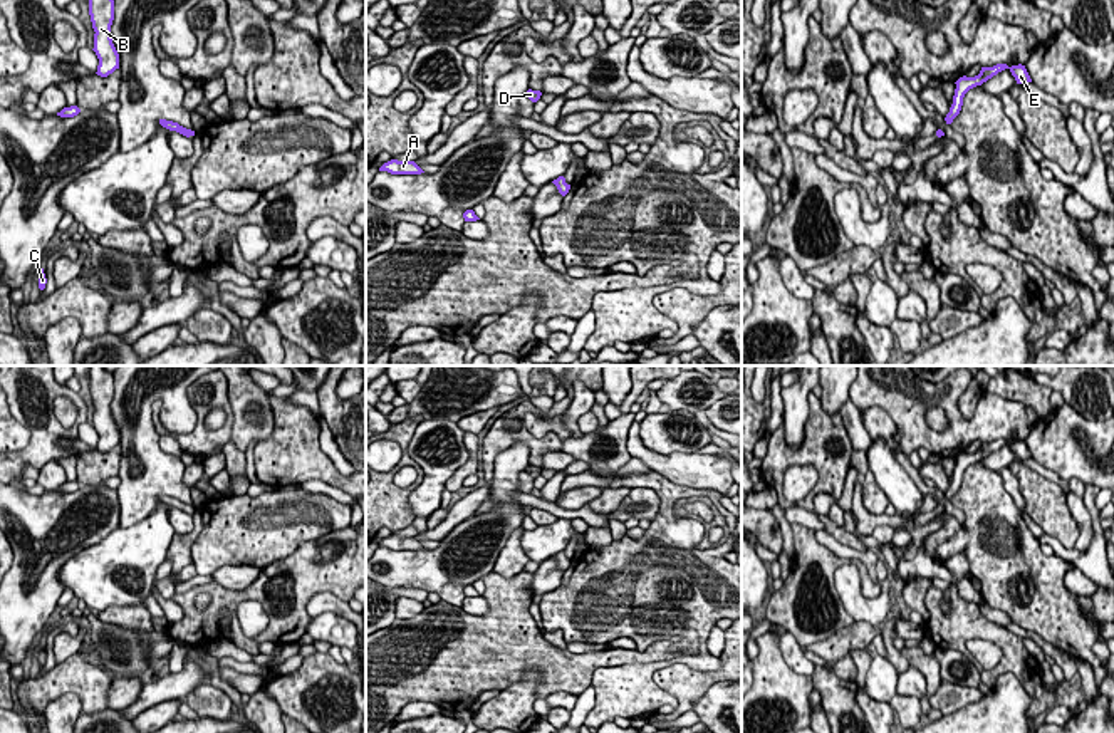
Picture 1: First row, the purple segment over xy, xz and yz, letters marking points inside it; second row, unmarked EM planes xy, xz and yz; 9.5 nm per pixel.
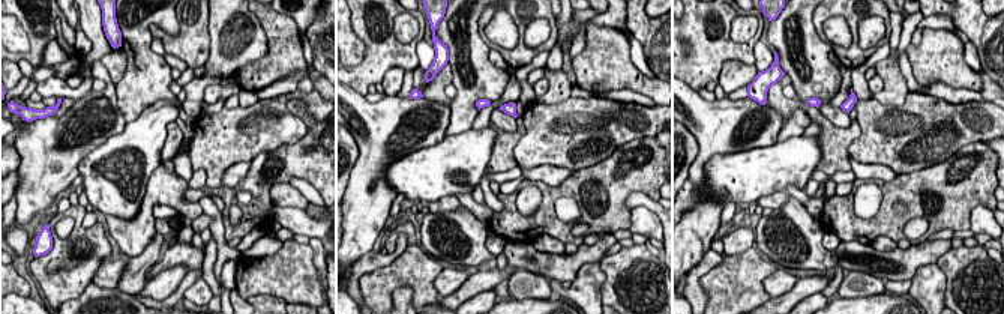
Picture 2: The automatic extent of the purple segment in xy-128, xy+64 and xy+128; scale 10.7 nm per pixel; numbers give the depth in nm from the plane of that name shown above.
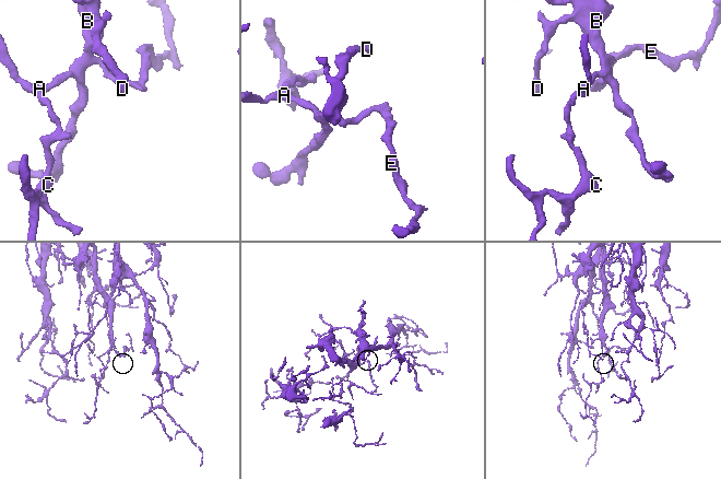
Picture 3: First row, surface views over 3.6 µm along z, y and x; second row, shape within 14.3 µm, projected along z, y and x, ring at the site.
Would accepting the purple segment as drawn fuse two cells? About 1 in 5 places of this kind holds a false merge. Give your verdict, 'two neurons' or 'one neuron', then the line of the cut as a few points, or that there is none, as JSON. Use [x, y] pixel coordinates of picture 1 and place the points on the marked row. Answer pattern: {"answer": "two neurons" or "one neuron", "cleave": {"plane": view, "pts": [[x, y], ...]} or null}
{"answer": "one neuron", "cleave": null}

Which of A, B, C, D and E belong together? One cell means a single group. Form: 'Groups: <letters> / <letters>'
Groups: A B C D E

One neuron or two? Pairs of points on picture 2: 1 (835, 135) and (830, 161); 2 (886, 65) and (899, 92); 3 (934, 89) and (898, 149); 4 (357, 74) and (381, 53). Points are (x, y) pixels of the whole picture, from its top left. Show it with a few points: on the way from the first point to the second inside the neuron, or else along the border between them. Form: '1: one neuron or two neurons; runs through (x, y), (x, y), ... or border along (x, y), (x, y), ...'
1: one neuron; runs through (835, 141), (835, 155)
2: one neuron; runs through (889, 71), (895, 86)
3: two neurons; border along (923, 92), (932, 96)
4: one neuron; runs through (363, 71), (375, 59)

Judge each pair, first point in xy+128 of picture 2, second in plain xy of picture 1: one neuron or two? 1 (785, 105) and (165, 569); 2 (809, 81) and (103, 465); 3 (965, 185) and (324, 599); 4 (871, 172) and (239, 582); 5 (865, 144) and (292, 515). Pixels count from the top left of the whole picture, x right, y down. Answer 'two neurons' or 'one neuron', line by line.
1: two neurons
2: two neurons
3: two neurons
4: one neuron
5: one neuron

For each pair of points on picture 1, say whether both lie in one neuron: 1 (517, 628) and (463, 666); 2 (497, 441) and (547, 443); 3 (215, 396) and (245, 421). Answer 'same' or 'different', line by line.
1: same
2: same
3: different

